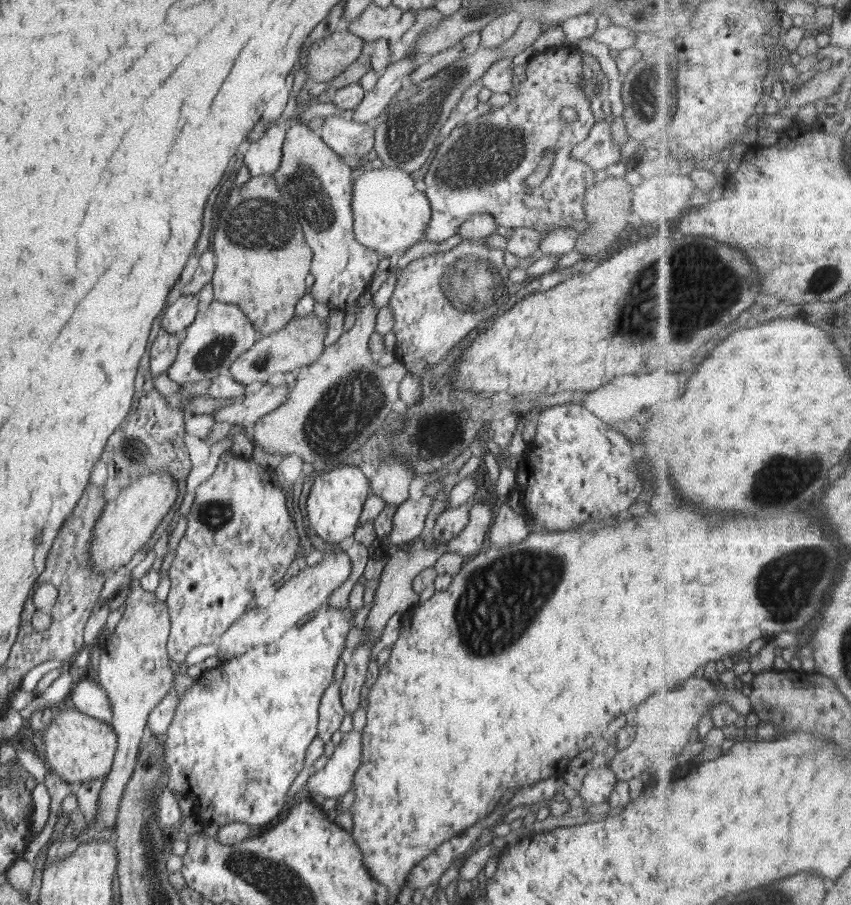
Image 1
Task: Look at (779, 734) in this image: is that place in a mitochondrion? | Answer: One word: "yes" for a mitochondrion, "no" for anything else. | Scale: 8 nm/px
no

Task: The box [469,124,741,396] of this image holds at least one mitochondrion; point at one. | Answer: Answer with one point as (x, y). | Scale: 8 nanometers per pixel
(639, 319)

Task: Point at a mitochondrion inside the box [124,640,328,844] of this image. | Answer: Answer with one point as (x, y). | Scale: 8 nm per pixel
(147, 761)

